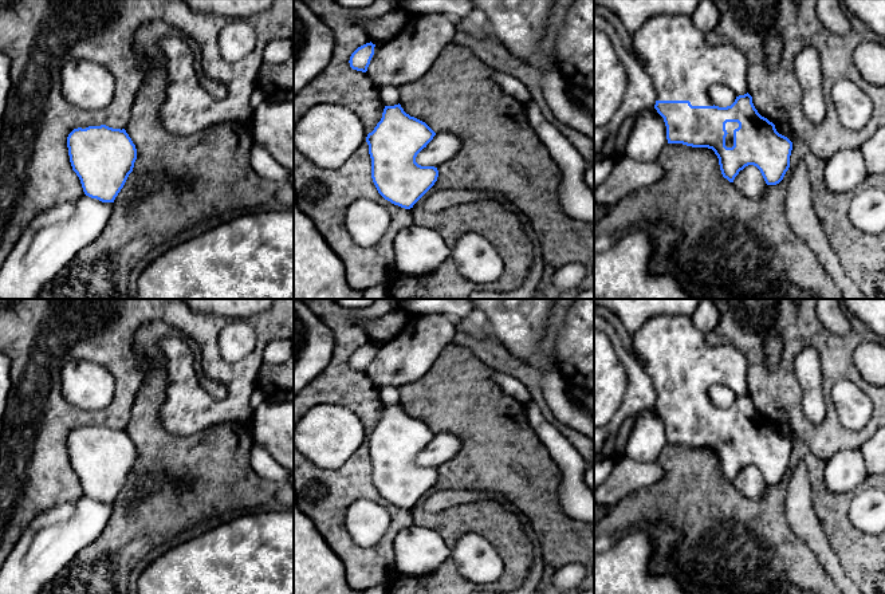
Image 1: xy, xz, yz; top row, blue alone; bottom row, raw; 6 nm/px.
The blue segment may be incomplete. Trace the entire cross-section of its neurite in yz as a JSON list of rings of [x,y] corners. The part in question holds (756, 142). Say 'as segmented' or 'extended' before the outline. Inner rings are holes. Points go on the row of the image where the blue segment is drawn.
extended; [[[657,15],[650,17],[633,36],[634,55],[650,76],[657,95],[654,109],[664,118],[668,143],[683,143],[692,147],[708,147],[719,158],[724,178],[733,182],[735,177],[748,165],[756,166],[767,185],[779,184],[790,168],[792,142],[779,134],[775,125],[762,117],[752,103],[747,84],[747,59],[732,44],[712,46],[687,15]],[[723,84],[731,88],[736,99],[731,106],[719,107],[711,97],[709,88]]]

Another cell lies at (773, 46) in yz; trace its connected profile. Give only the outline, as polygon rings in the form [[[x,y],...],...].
[[[771,35],[764,42],[767,67],[775,70],[780,63],[782,39],[779,35]]]

